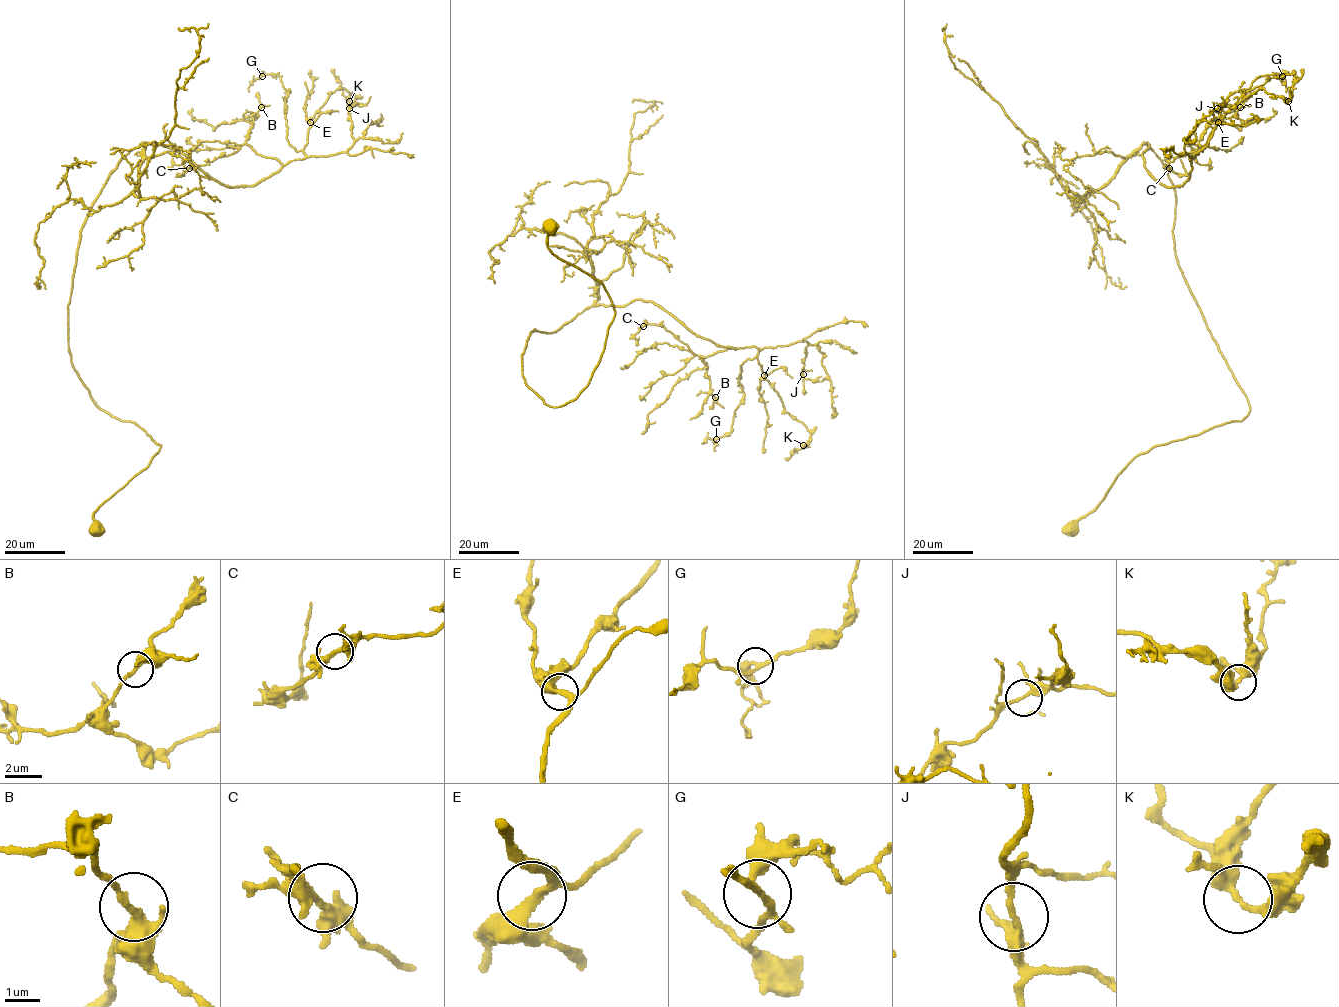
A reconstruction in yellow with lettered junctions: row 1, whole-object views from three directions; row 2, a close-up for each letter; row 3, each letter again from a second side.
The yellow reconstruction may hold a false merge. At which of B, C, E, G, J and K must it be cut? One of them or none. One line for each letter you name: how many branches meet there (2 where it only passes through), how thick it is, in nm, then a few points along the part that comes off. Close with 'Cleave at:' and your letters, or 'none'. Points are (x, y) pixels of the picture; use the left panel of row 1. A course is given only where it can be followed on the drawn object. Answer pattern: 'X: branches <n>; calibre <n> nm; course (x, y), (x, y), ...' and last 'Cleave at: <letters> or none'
Cleave at: none

